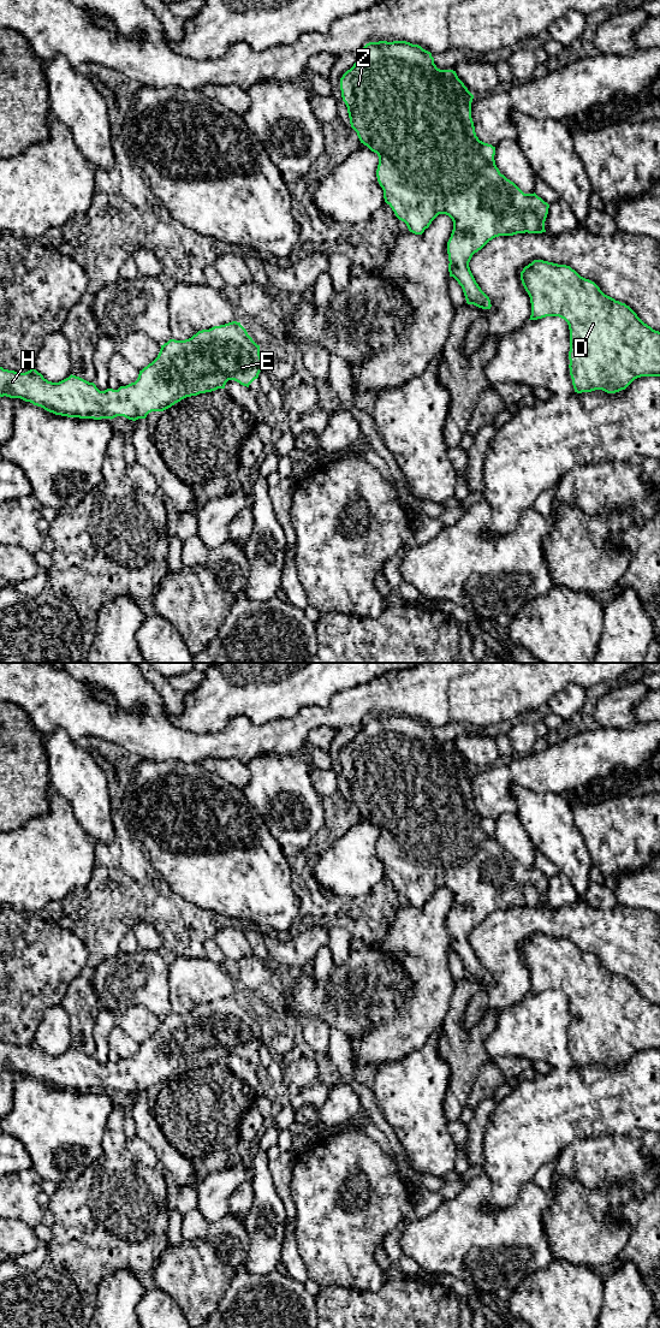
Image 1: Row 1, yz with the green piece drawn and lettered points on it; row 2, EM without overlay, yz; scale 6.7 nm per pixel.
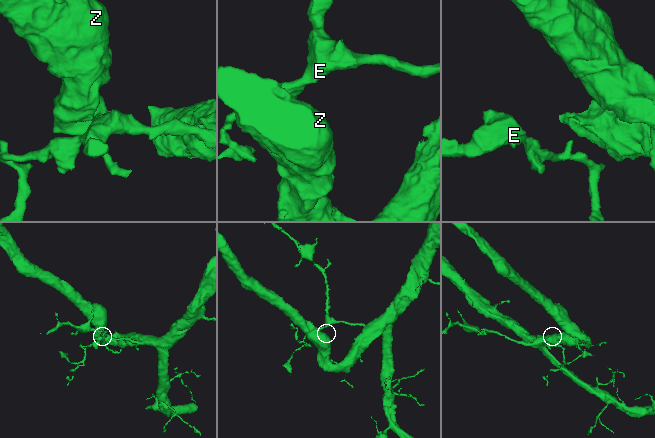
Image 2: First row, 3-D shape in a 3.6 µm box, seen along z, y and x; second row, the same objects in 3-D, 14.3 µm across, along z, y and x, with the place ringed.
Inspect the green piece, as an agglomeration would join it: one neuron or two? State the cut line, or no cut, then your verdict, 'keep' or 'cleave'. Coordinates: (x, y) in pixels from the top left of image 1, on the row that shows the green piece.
no cut; keep

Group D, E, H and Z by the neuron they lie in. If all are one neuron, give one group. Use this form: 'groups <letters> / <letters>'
groups D E H Z

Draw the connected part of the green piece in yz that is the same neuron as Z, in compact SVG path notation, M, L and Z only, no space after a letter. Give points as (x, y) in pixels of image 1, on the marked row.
M379 41L367 43L361 51L359 57L353 66L347 70L340 78L340 90L343 101L347 107L351 128L357 132L361 143L367 146L379 156L376 177L380 186L383 190L385 202L392 208L396 217L406 224L409 231L415 235L422 235L439 214L446 214L452 219L453 230L447 242L450 277L453 277L462 286L468 304L474 304L482 309L490 309L492 304L489 297L481 290L470 271L469 262L472 255L481 250L489 241L499 236L513 236L525 232L546 232L545 221L548 214L549 204L545 202L541 197L539 197L535 192L524 194L513 182L511 182L500 173L494 160L495 147L480 141L476 136L474 121L471 118L471 102L474 95L458 78L456 71L438 69L434 64L434 58L432 57L432 53L423 49L421 46L412 45L406 41Z

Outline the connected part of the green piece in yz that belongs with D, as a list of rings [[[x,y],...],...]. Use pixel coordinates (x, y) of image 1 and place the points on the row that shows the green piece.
[[[534,260],[521,272],[521,280],[530,297],[529,320],[559,316],[569,325],[569,368],[575,392],[602,390],[616,393],[625,390],[637,378],[660,377],[660,332],[644,324],[629,306],[605,295],[594,281],[581,277],[566,265]]]

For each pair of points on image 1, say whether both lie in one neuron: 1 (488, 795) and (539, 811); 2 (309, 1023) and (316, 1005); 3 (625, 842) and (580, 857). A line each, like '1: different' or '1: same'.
1: different
2: different
3: different

